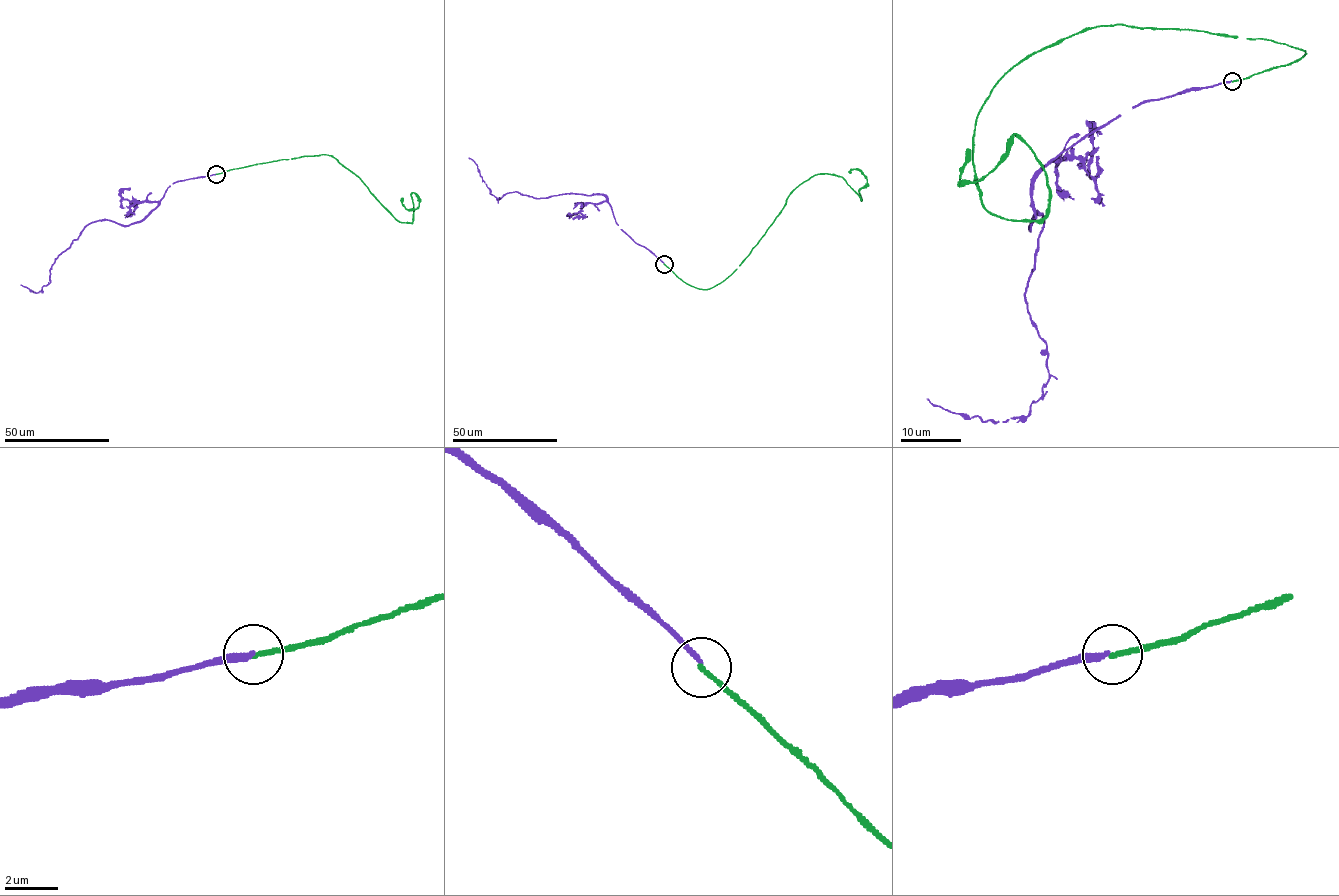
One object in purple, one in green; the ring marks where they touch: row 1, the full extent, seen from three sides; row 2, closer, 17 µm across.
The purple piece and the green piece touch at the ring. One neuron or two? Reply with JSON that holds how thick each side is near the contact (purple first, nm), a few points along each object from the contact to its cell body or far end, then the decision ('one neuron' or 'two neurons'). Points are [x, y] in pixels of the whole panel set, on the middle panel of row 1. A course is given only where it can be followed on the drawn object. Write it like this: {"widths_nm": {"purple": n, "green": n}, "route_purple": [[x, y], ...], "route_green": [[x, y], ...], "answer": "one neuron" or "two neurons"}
{"widths_nm": {"purple": 200, "green": 190}, "route_purple": [[664, 263], [621, 230], [603, 194], [568, 193], [537, 198], [517, 192], [497, 200], [468, 158]], "route_green": [[664, 264], [710, 289], [815, 174], [842, 177], [862, 200], [867, 179], [850, 172]], "answer": "two neurons"}

